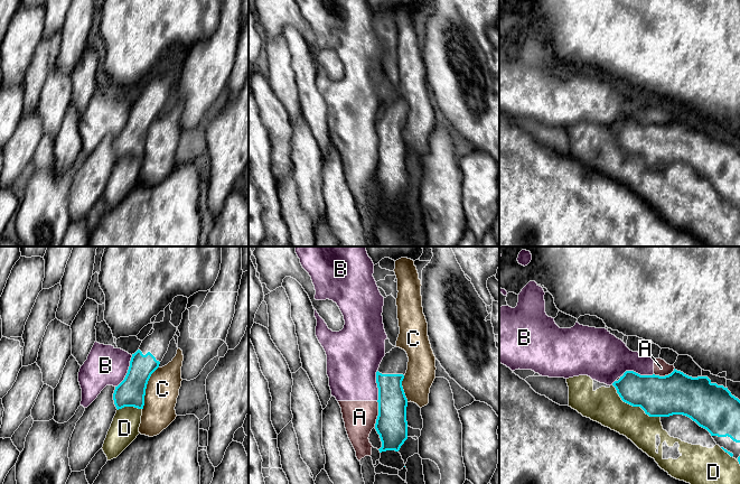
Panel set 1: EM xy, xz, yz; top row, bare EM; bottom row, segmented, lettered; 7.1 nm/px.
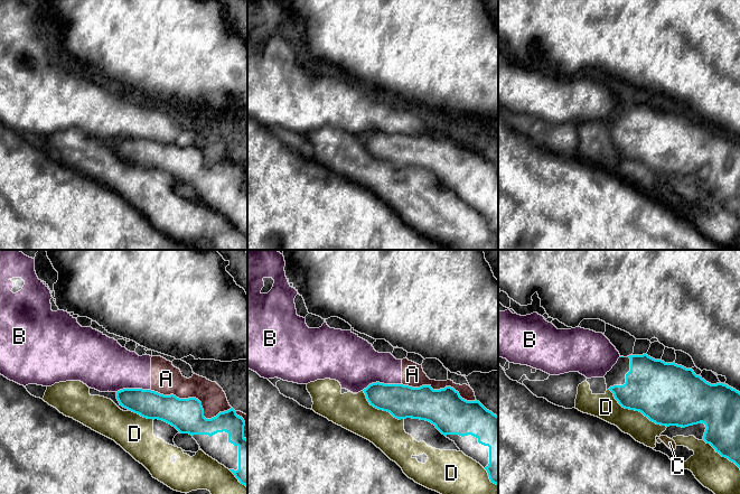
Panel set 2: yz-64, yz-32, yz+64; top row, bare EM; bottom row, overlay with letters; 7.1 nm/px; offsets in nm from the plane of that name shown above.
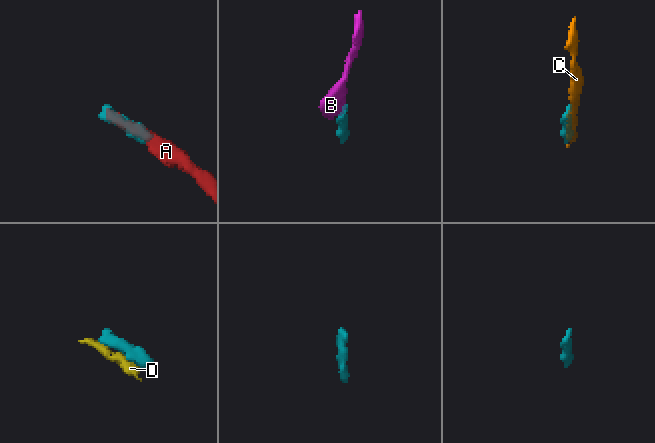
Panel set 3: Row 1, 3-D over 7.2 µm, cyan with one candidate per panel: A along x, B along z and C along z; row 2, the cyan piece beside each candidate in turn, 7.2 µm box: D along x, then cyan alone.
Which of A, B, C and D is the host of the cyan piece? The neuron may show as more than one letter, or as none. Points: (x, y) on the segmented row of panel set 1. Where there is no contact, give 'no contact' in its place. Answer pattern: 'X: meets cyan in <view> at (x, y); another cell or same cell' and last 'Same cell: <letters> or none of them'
A: meets cyan in xz at (378, 413); another cell
B: meets cyan in xy at (128, 371); another cell
C: meets cyan in xy at (146, 388); another cell
D: meets cyan in yz at (634, 406); another cell
Same cell: none of them

